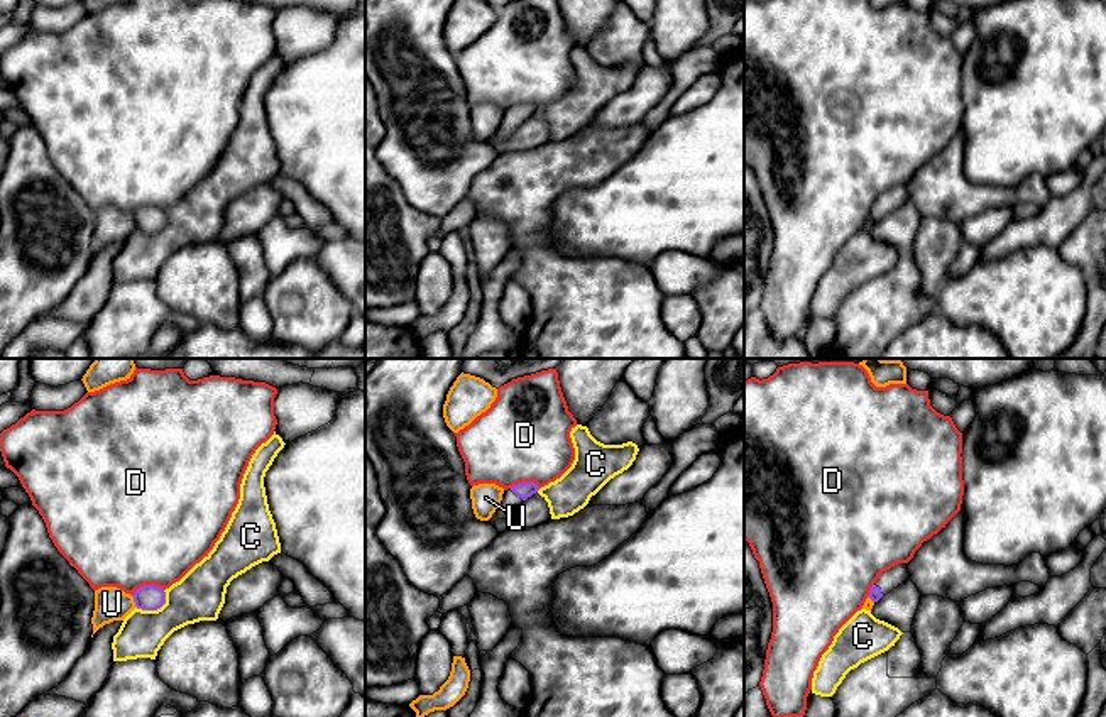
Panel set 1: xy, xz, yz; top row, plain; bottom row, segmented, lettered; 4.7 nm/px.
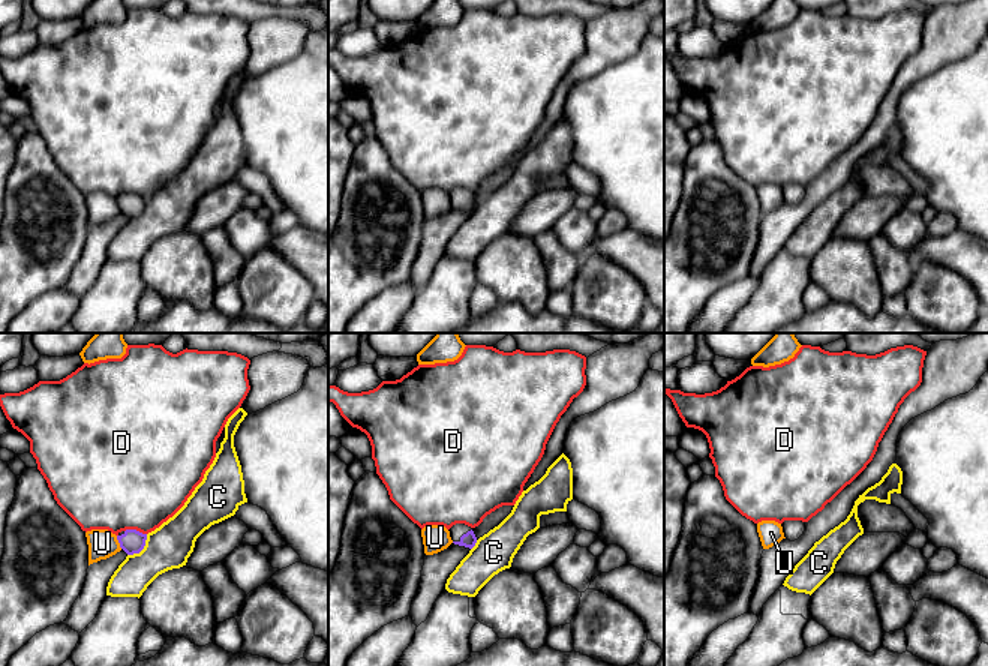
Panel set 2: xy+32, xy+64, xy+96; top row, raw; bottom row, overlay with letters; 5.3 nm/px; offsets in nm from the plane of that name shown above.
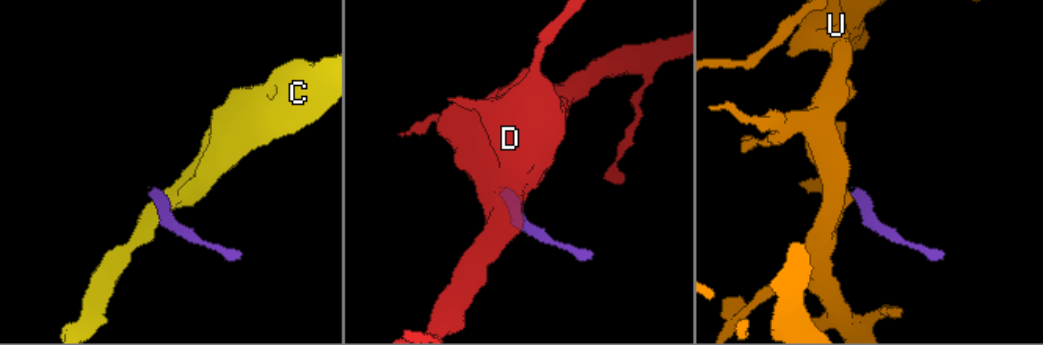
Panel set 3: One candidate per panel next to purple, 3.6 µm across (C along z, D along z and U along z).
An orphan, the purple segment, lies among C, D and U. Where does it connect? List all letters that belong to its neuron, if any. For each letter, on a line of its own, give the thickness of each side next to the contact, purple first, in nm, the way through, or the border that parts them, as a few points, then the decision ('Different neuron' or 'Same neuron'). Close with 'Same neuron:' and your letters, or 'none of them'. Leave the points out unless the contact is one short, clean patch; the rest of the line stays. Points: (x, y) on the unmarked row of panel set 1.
C: Thickness 130 nm (purple) against 240 nm. Boundary: xy (166, 213), (166, 222), (159, 229), (136, 229). Different neuron
D: Thickness 130 nm (purple) against 500 nm. Different neuron
U: Thickness 130 nm (purple) against 160 nm. Boundary: xy (131, 217), (136, 227). Different neuron
Same neuron: none of them

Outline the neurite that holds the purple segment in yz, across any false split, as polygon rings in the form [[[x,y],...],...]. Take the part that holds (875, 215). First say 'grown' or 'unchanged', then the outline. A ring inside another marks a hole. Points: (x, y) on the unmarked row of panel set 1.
grown; [[[898,184],[890,191],[883,193],[869,211],[869,220],[878,223],[883,216],[901,206],[910,200],[908,184]]]

